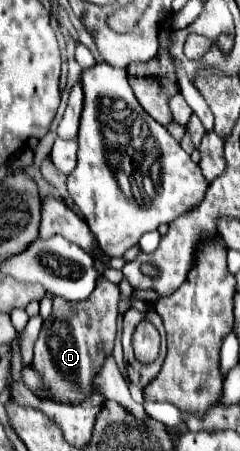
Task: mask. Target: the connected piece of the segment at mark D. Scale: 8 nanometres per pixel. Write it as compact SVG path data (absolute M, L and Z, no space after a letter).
M104 276L98 278L94 292L82 302L66 302L54 298L54 310L42 326L32 360L32 368L38 372L42 384L48 388L50 400L64 404L82 404L82 400L88 398L94 378L104 366L104 360L112 354L118 302L118 284L106 280Z

